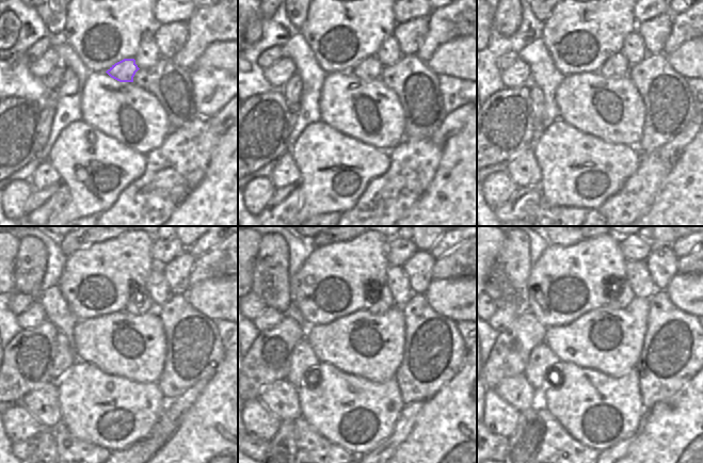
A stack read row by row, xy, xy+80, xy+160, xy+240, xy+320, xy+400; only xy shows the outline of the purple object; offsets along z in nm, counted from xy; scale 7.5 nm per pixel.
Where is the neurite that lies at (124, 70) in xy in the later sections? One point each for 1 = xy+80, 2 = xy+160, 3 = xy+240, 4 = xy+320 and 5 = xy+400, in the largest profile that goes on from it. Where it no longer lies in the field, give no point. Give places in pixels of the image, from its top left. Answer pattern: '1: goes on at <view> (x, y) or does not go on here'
1: goes on at xy+80 (370, 68)
2: goes on at xy+160 (617, 65)
3: goes on at xy+240 (139, 302)
4: goes on at xy+320 (380, 300)
5: goes on at xy+400 (621, 296)

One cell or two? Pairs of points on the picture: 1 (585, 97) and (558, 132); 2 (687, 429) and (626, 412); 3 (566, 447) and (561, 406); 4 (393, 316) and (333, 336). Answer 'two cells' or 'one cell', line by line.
1: two cells
2: two cells
3: two cells
4: one cell

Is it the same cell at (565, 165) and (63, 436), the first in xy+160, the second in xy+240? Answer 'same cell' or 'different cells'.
different cells

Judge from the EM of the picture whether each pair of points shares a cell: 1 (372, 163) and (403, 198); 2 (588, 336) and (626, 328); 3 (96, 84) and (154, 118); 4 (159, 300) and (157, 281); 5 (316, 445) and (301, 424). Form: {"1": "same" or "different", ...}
{"1": "different", "2": "same", "3": "same", "4": "same", "5": "same"}

